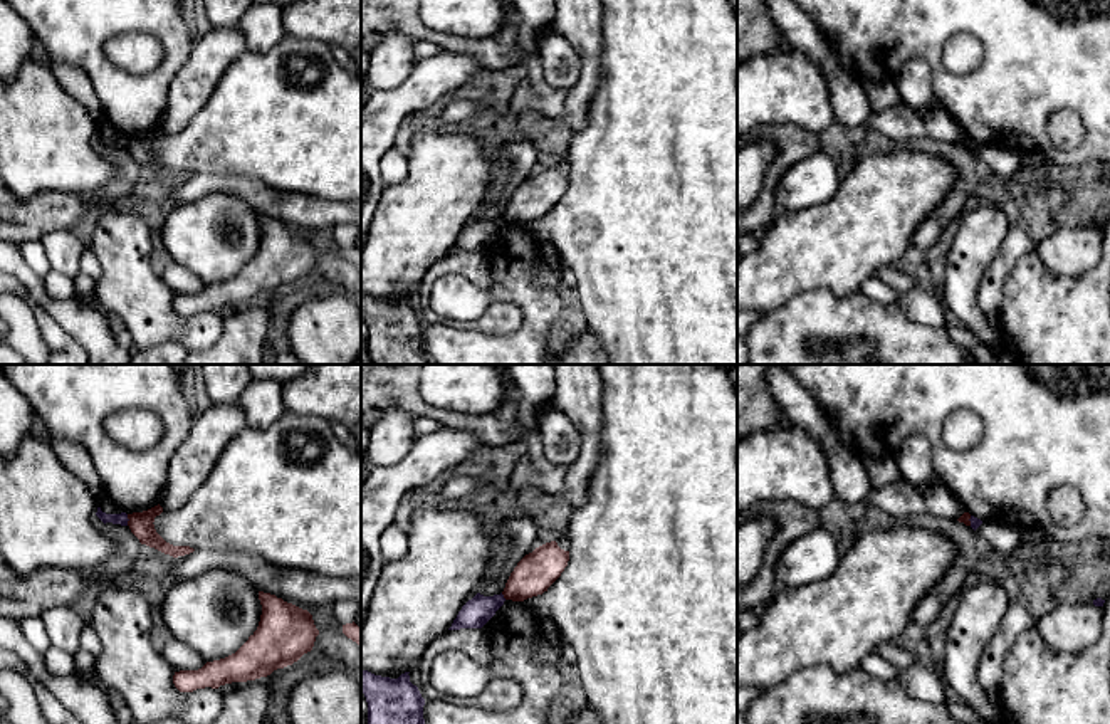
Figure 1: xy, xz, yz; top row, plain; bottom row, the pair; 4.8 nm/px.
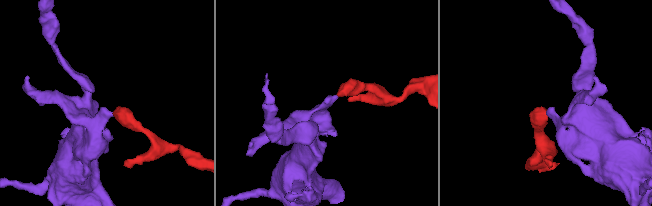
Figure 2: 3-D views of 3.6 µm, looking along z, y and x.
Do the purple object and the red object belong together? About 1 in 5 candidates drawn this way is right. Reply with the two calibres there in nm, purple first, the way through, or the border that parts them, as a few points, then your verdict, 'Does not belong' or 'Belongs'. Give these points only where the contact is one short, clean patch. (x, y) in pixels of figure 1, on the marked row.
Thickness 50 nm (purple) against 110 nm. Boundary: xy (126, 514), (128, 524). Does not belong

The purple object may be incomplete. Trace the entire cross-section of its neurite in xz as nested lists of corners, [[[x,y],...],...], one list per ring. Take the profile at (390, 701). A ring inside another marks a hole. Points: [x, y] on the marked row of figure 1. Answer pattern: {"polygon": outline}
{"polygon": [[[361,669],[361,692],[368,702],[368,724],[425,724],[425,699],[418,687],[410,682],[408,674],[390,679]]]}

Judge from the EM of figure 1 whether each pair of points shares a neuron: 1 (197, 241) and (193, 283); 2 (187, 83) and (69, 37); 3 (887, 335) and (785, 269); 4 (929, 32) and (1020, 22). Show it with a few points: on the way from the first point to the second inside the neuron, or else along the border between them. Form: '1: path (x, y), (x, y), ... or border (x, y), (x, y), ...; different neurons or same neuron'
1: border (173, 262), (190, 269), (205, 286); different neurons
2: border (193, 42), (188, 59), (170, 84), (162, 115); different neurons
3: border (852, 293), (810, 289), (778, 306); different neurons
4: path (951, 20), (998, 20); same neuron

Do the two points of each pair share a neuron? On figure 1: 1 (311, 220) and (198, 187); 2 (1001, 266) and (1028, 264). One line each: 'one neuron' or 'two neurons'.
1: one neuron
2: two neurons

